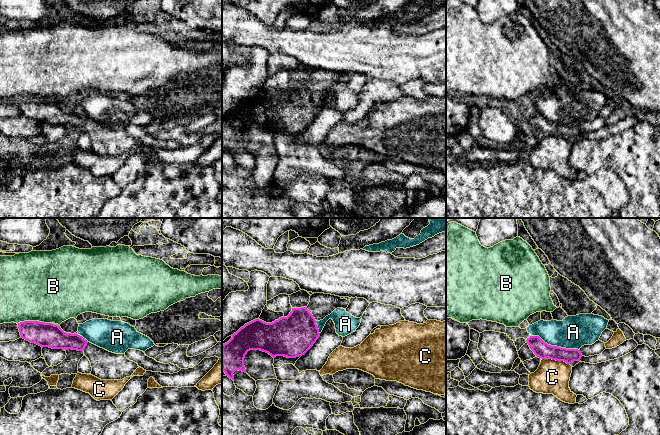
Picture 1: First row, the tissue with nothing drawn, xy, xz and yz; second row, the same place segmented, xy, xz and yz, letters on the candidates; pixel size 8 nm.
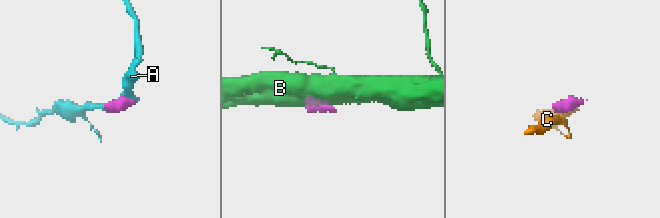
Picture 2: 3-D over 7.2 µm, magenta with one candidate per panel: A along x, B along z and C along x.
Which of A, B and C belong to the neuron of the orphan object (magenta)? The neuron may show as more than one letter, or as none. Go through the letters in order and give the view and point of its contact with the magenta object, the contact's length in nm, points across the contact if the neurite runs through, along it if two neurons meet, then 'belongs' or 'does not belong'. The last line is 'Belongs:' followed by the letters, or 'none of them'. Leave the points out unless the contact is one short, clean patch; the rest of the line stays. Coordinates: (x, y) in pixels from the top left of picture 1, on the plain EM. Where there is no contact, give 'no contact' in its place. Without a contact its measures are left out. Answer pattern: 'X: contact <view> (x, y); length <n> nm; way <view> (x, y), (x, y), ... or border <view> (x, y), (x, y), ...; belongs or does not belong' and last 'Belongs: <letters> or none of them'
A: contact yz (555, 122); length 400 nm; does not belong
B: contact xy (34, 97); length 280 nm; does not belong
C: contact yz (556, 136); length 220 nm; does not belong
Belongs: none of them

